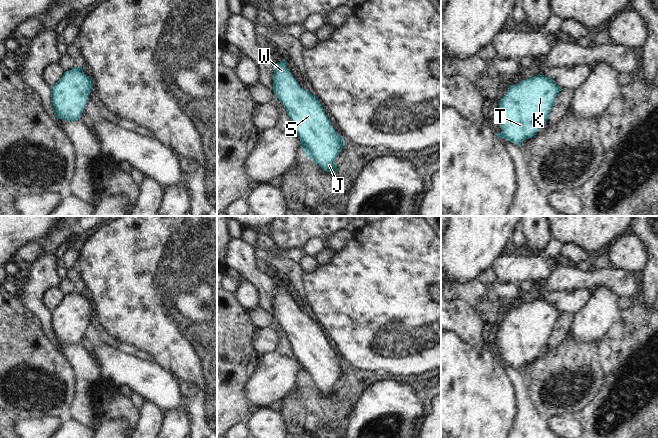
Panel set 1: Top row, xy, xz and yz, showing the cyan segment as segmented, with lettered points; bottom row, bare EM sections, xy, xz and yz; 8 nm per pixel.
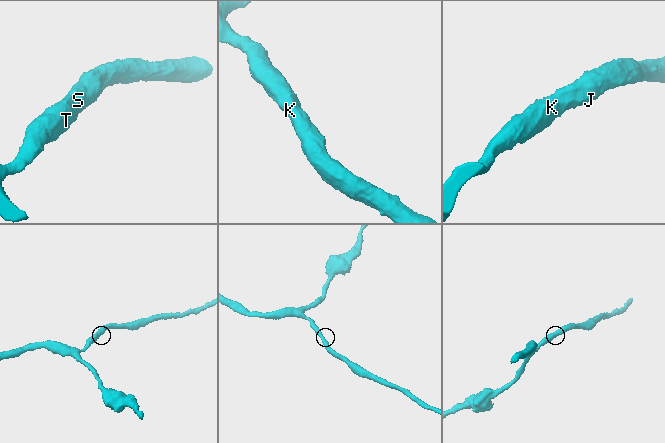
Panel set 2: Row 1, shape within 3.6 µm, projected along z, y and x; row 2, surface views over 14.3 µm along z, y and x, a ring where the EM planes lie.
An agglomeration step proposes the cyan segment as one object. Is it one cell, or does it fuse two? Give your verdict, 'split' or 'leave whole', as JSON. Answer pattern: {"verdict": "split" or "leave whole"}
{"verdict": "leave whole"}

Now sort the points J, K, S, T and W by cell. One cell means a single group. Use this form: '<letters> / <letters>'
J K S T W

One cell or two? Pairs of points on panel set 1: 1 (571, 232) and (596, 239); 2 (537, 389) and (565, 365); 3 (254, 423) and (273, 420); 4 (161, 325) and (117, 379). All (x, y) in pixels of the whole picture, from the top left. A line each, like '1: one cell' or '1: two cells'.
1: one cell
2: one cell
3: one cell
4: two cells

